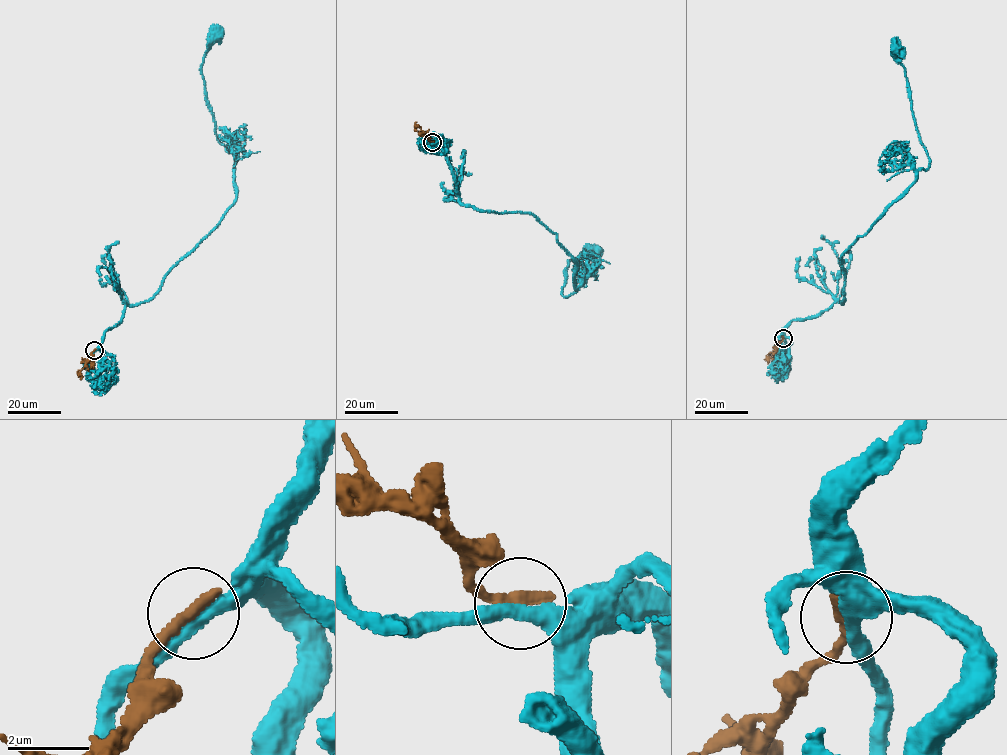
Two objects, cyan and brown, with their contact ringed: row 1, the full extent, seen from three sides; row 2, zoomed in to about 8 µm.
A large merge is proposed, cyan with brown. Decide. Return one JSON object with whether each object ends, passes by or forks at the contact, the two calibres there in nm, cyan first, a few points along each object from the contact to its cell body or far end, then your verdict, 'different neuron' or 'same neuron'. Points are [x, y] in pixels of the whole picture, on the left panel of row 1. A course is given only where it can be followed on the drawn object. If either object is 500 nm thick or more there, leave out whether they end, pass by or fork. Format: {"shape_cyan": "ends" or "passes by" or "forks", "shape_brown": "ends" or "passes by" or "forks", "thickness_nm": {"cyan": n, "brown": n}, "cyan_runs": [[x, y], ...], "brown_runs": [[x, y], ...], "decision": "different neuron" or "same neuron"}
{"shape_cyan": "passes by", "shape_brown": "ends", "thickness_nm": {"cyan": 320, "brown": 360}, "cyan_runs": [[94, 350], [125, 306], [151, 298], [234, 202], [235, 153], [218, 139], [201, 70], [216, 31]], "brown_runs": [[94, 350], [80, 372], [82, 380]], "decision": "different neuron"}

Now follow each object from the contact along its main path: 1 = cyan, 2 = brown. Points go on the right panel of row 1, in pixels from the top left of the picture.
1: (783, 338), (792, 320), (817, 316), (841, 302), (840, 257), (929, 165), (896, 44)
2: (783, 338), (768, 354), (767, 364)

